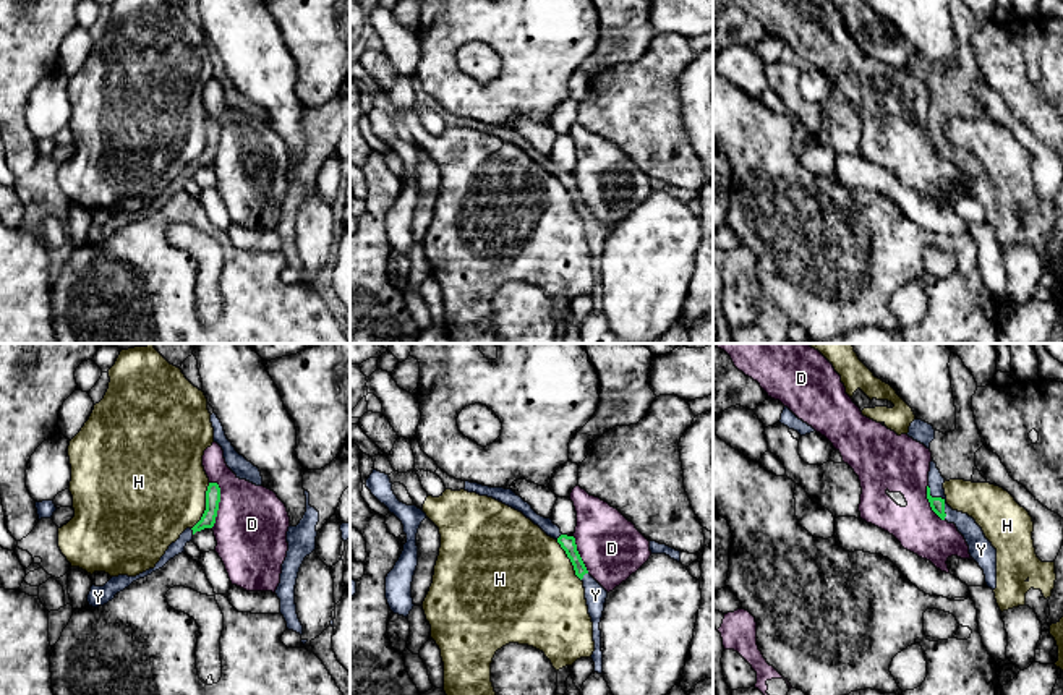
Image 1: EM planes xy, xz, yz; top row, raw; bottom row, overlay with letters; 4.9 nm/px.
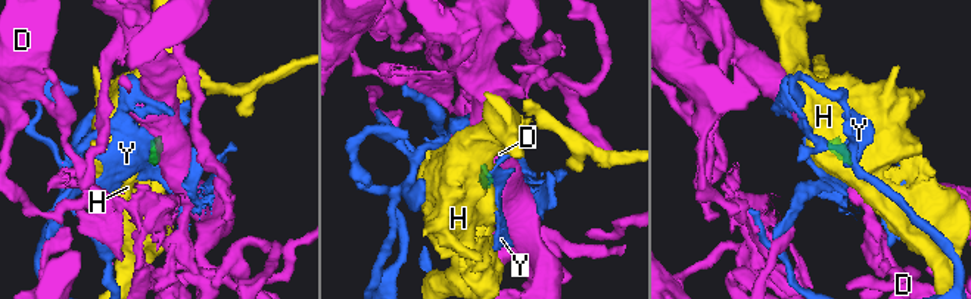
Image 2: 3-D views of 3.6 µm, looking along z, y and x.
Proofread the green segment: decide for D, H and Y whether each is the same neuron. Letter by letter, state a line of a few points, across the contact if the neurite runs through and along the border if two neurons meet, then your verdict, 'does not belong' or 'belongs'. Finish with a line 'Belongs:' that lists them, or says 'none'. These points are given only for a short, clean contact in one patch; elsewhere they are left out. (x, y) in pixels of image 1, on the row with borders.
D: line xy (216, 481), (219, 506), (216, 522), (211, 527); does not belong
H: line xy (209, 483), (204, 512), (192, 528); does not belong
Y: line yz (937, 504), (942, 499), (966, 525); belongs
Belongs: Y

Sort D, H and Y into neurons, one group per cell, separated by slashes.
D / H / Y

